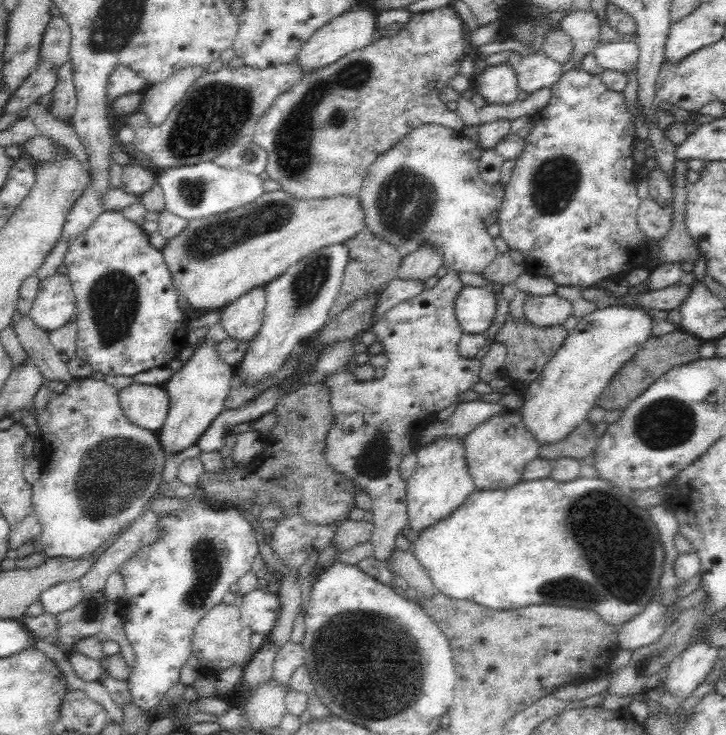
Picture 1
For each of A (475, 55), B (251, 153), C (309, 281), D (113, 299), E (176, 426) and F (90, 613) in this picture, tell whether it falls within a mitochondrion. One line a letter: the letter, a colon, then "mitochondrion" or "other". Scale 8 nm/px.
A: other
B: mitochondrion
C: mitochondrion
D: mitochondrion
E: other
F: mitochondrion

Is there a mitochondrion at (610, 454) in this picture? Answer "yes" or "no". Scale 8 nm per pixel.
no

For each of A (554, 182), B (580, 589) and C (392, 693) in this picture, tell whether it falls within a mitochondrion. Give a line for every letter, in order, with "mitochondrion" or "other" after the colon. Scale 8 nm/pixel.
A: mitochondrion
B: mitochondrion
C: mitochondrion

